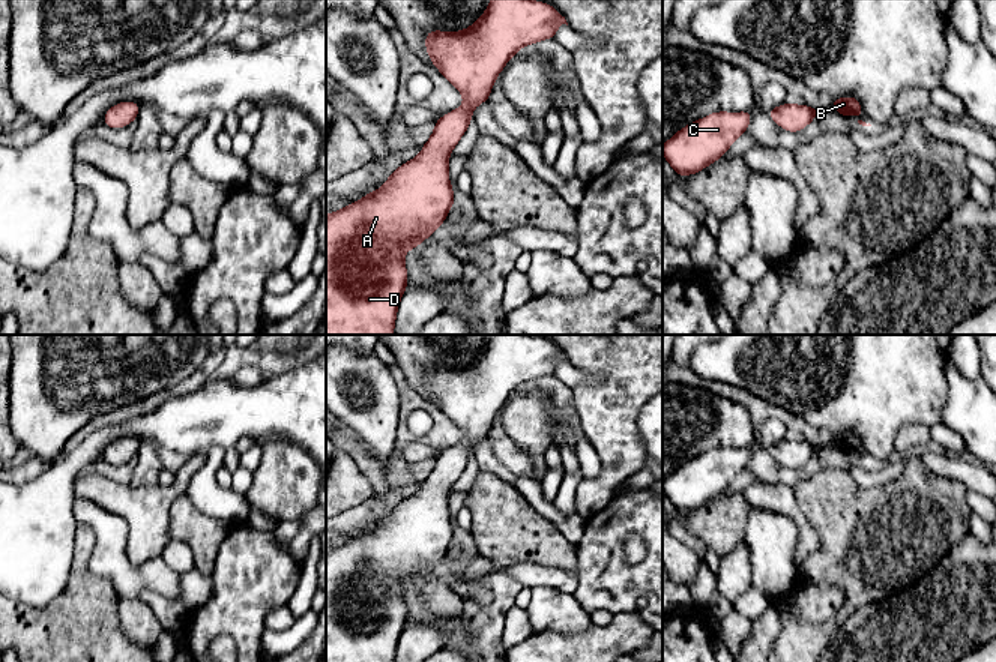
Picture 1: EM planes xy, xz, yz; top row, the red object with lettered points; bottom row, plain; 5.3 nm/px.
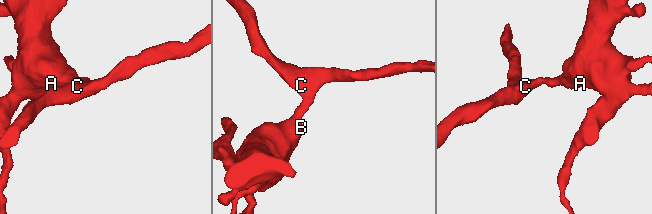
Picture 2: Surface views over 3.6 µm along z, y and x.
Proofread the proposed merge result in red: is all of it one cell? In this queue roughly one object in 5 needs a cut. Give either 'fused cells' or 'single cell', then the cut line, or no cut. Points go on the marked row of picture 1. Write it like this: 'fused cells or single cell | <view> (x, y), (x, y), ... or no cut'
single cell | no cut

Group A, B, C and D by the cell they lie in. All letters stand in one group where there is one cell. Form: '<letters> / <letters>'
A B C D

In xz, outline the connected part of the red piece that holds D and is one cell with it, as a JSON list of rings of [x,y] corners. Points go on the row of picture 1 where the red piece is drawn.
[[[491,0],[485,12],[466,30],[446,33],[430,30],[425,35],[425,50],[431,63],[463,95],[464,104],[434,123],[434,132],[422,146],[421,153],[400,165],[385,185],[364,195],[361,201],[347,204],[326,215],[326,335],[394,335],[400,300],[407,290],[406,249],[433,237],[454,207],[454,189],[449,182],[448,161],[469,125],[472,113],[490,99],[496,78],[520,48],[545,39],[554,39],[557,27],[566,24],[565,17],[550,3],[536,0]]]

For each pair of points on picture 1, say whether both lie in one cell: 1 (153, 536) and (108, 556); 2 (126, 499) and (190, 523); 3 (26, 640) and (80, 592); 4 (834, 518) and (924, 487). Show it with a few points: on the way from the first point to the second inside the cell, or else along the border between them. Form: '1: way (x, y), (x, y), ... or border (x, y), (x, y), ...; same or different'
1: border (114, 515), (126, 524), (134, 563), (161, 556); different
2: border (185, 493), (170, 508), (170, 538); different
3: way (39, 631), (66, 605); same
4: way (857, 520), (890, 518), (902, 506); same

